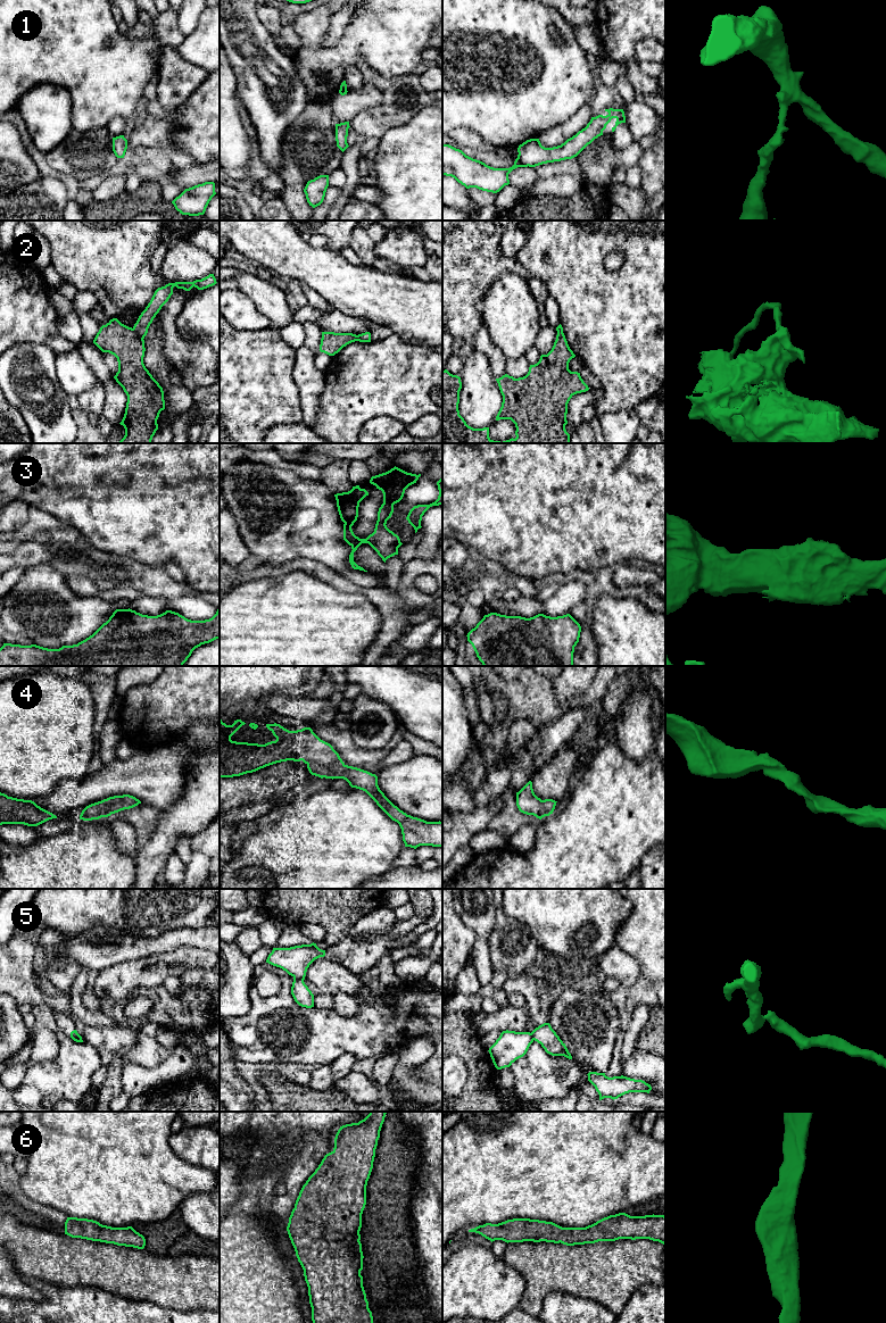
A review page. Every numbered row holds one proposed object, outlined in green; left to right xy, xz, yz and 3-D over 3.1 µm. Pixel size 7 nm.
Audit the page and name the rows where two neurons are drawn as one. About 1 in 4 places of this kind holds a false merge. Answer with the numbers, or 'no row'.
2, 5

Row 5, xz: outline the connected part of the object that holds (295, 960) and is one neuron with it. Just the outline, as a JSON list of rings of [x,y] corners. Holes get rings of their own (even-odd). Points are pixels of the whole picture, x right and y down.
[[[316,943],[295,946],[290,948],[273,948],[266,963],[280,967],[289,975],[305,980],[307,968],[317,958],[324,957],[325,950]]]

